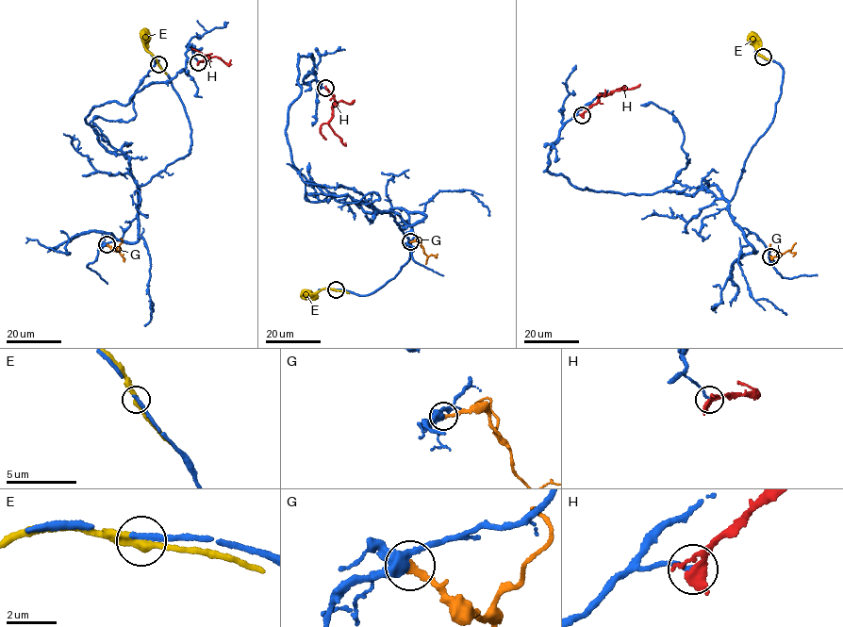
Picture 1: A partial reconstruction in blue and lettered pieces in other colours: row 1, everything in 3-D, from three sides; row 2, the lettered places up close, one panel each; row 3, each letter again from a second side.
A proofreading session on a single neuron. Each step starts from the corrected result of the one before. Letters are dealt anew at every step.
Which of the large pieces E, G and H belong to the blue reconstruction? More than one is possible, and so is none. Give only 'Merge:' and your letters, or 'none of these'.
Merge: none of these

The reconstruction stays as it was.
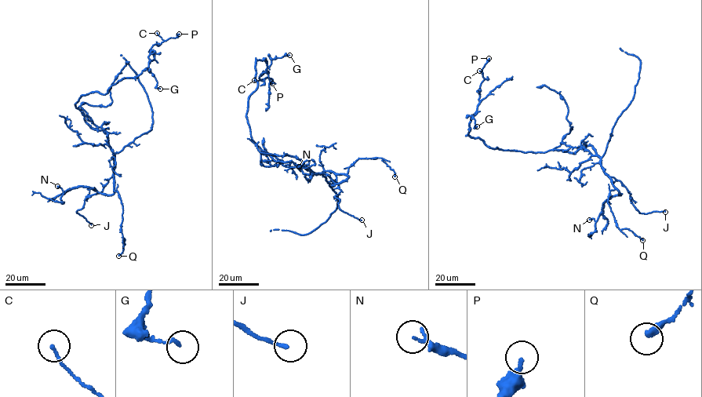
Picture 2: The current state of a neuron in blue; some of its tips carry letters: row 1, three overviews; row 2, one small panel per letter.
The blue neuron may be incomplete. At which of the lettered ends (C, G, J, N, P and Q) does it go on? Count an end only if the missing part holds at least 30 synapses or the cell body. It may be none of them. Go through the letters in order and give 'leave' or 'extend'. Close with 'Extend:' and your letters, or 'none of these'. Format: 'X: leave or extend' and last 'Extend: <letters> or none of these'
C: leave
G: leave
J: leave
N: leave
P: leave
Q: leave
Extend: none of these

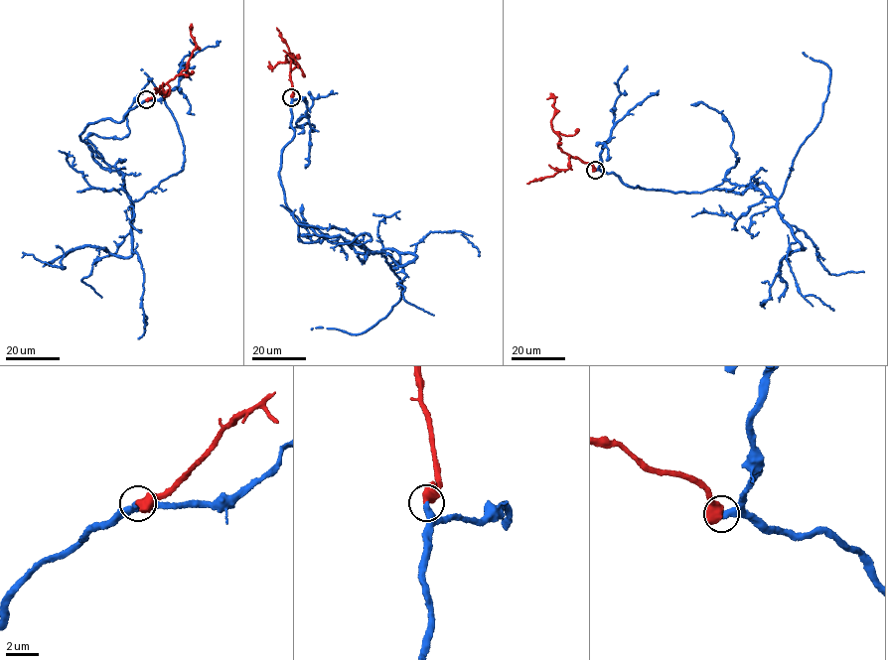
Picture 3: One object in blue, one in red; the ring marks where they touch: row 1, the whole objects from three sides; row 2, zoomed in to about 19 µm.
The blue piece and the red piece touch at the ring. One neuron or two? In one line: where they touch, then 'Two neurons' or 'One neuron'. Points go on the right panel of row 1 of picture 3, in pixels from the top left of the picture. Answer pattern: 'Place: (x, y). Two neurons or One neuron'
Place: (595, 170). One neuron

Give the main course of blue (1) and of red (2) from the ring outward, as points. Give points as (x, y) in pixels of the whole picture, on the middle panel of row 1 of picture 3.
1: (291, 97), (294, 137), (279, 173), (285, 202), (315, 233), (381, 253), (402, 289), (360, 334), (311, 330)
2: (291, 97), (291, 62), (294, 60), (287, 55), (285, 62), (272, 68), (269, 62)

